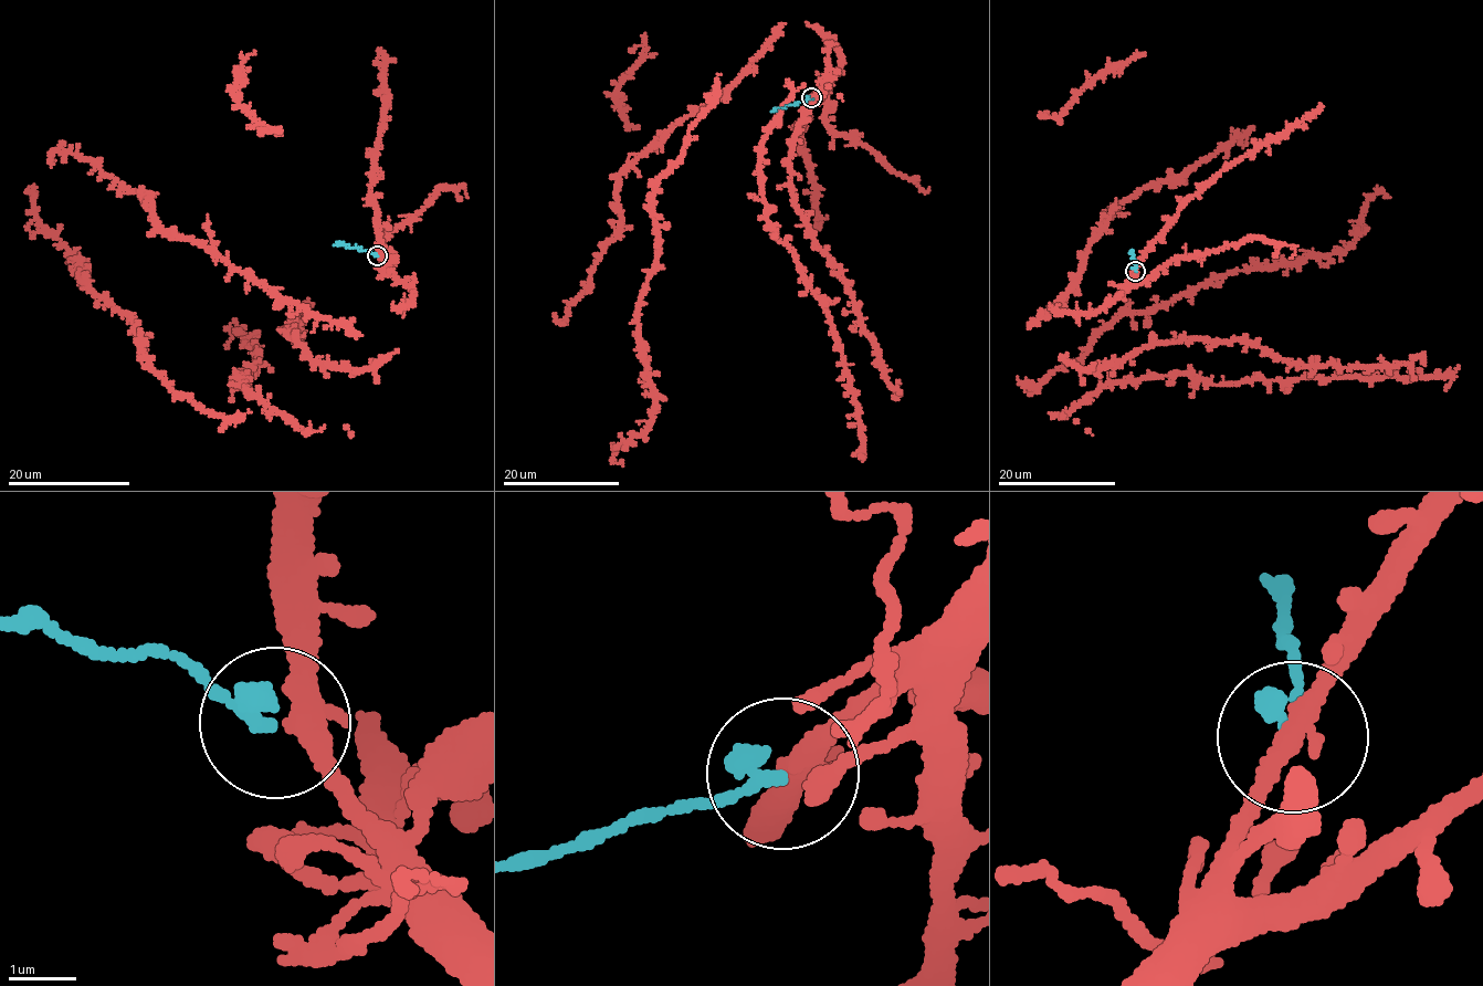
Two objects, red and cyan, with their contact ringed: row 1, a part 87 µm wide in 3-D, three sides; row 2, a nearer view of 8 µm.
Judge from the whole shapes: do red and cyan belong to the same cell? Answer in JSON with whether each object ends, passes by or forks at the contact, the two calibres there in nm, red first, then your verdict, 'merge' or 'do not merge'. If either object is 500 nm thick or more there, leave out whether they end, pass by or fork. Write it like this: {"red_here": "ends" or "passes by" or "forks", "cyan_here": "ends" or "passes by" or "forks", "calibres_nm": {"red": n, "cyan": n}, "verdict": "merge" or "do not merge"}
{"red_here": "passes by", "cyan_here": "ends", "calibres_nm": {"red": 320, "cyan": 320}, "verdict": "do not merge"}

